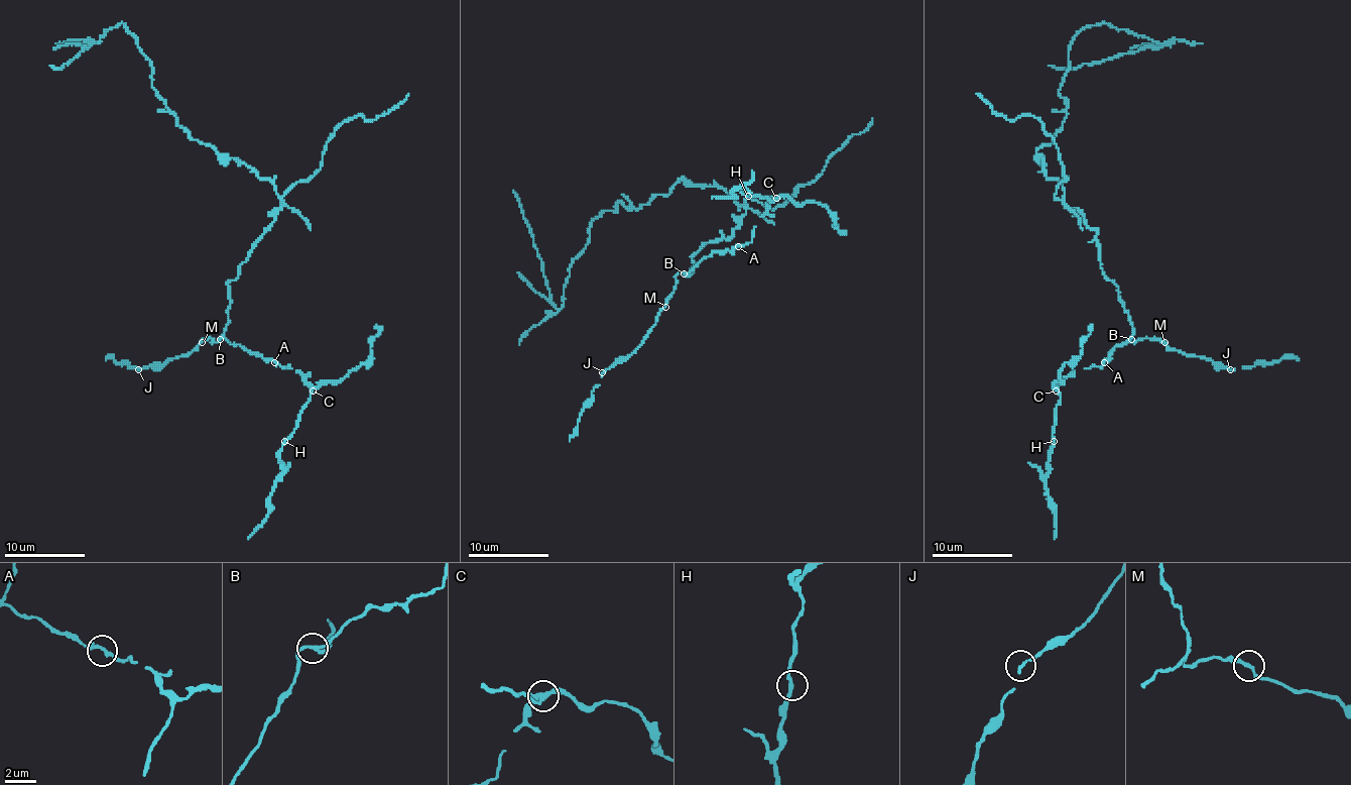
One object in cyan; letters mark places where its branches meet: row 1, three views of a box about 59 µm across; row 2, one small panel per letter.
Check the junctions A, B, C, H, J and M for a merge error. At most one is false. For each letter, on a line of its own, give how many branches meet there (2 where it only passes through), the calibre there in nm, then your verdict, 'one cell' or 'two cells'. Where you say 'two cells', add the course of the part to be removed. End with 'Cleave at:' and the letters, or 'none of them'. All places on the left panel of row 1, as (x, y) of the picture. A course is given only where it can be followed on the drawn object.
A: 3 | 170 nm | one cell
B: 3 | 180 nm | two cells | (220, 338), (228, 284), (282, 208), (276, 188), (181, 127), (126, 25), (62, 68), (49, 66)
C: 3 | 320 nm | one cell
H: 2 | 240 nm | one cell
J: 2 | 150 nm | one cell
M: 2 | 190 nm | one cell
Cleave at: B

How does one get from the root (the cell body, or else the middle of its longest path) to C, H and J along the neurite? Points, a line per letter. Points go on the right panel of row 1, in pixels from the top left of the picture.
C: (1064, 194), (1064, 204), (1096, 232), (1102, 274), (1118, 288), (1132, 336), (1100, 366), (1074, 370), (1056, 390)
H: (1064, 194), (1096, 232), (1102, 274), (1118, 288), (1132, 336), (1058, 386), (1054, 441)
J: (1064, 194), (1064, 204), (1096, 232), (1100, 268), (1118, 288), (1132, 326), (1130, 342), (1156, 338), (1230, 370)

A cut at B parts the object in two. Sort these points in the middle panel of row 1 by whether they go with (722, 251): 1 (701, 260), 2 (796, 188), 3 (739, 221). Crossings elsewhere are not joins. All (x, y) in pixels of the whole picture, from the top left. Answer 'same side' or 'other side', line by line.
1: same side
2: other side
3: other side

